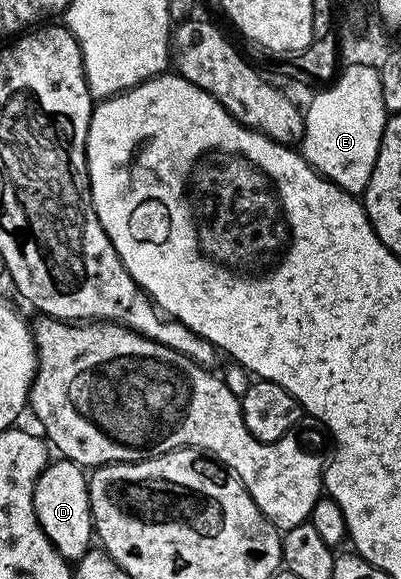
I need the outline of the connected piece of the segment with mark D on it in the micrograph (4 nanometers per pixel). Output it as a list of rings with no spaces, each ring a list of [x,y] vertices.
[[[65,459],[51,460],[38,476],[34,488],[34,510],[44,535],[48,535],[48,539],[58,548],[58,554],[67,562],[77,562],[91,548],[94,518],[90,516],[90,491],[83,466]]]

